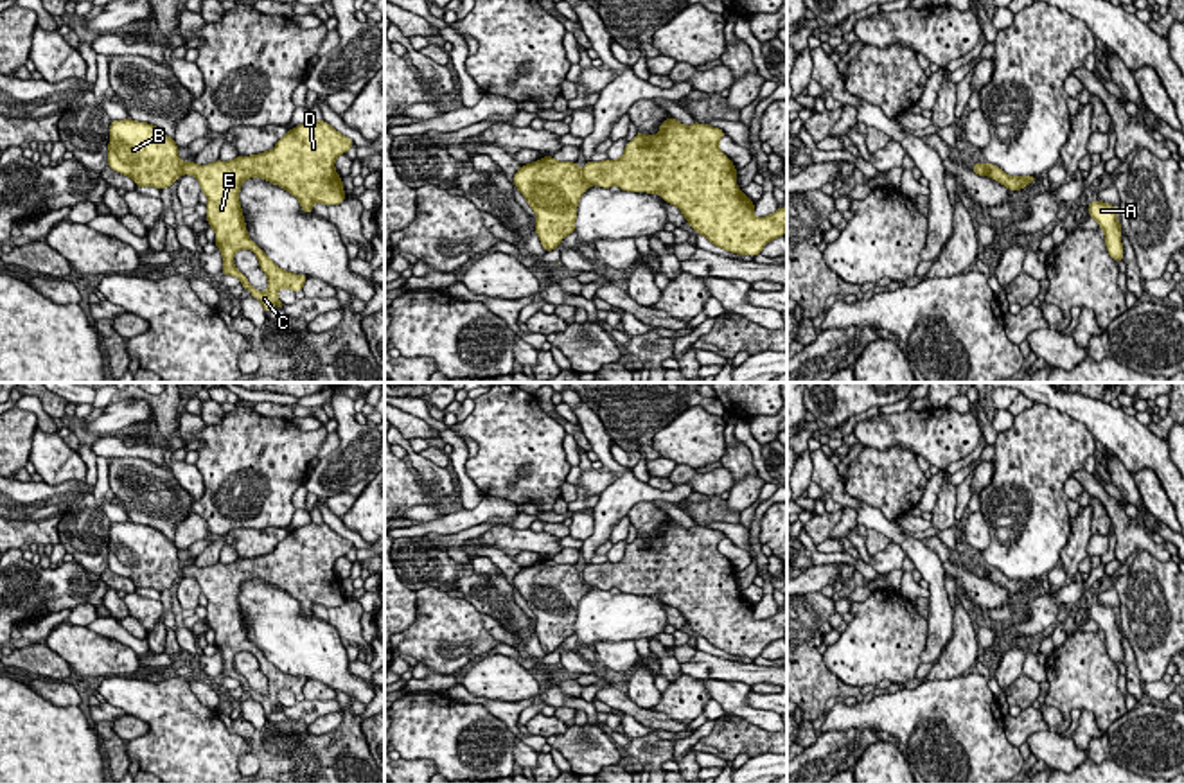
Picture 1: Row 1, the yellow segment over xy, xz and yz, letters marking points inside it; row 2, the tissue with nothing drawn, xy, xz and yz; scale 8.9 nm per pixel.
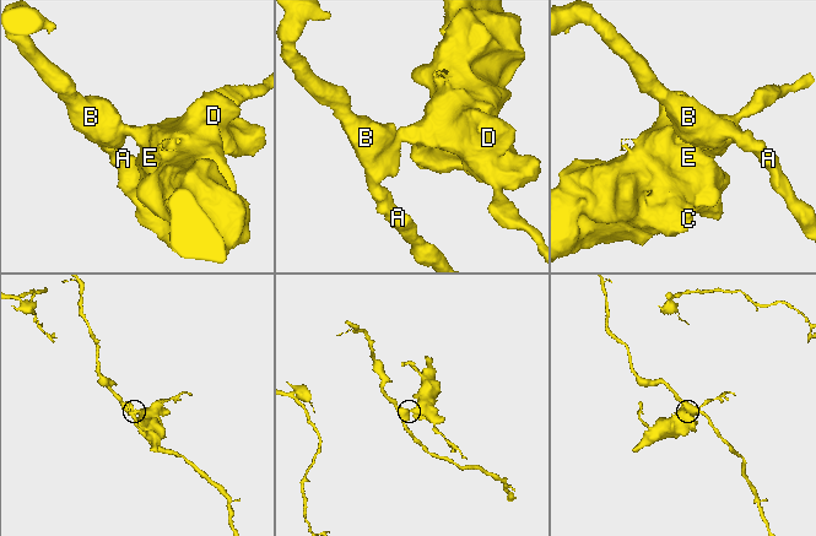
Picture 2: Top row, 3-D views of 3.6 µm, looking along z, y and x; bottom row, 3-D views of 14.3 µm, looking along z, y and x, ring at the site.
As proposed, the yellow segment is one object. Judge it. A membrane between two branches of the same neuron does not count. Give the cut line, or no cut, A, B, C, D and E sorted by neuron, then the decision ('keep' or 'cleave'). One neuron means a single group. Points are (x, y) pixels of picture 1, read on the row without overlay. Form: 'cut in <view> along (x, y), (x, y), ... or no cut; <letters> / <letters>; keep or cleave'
cut in xz along (581, 573), (590, 586); A B / C D E; cleave

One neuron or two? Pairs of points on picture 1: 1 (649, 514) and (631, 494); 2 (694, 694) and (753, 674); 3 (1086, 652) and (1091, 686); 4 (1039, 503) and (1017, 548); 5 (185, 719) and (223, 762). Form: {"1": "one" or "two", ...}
{"1": "two", "2": "two", "3": "one", "4": "one", "5": "one"}

